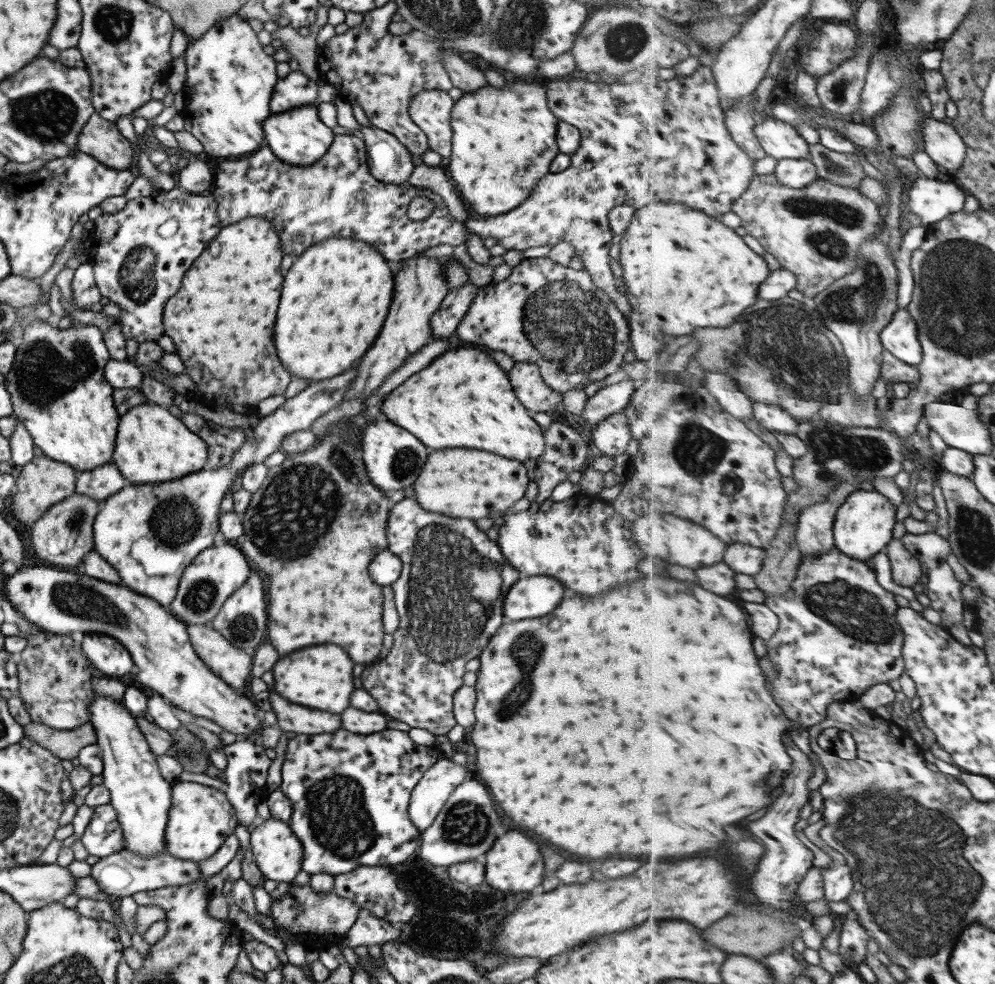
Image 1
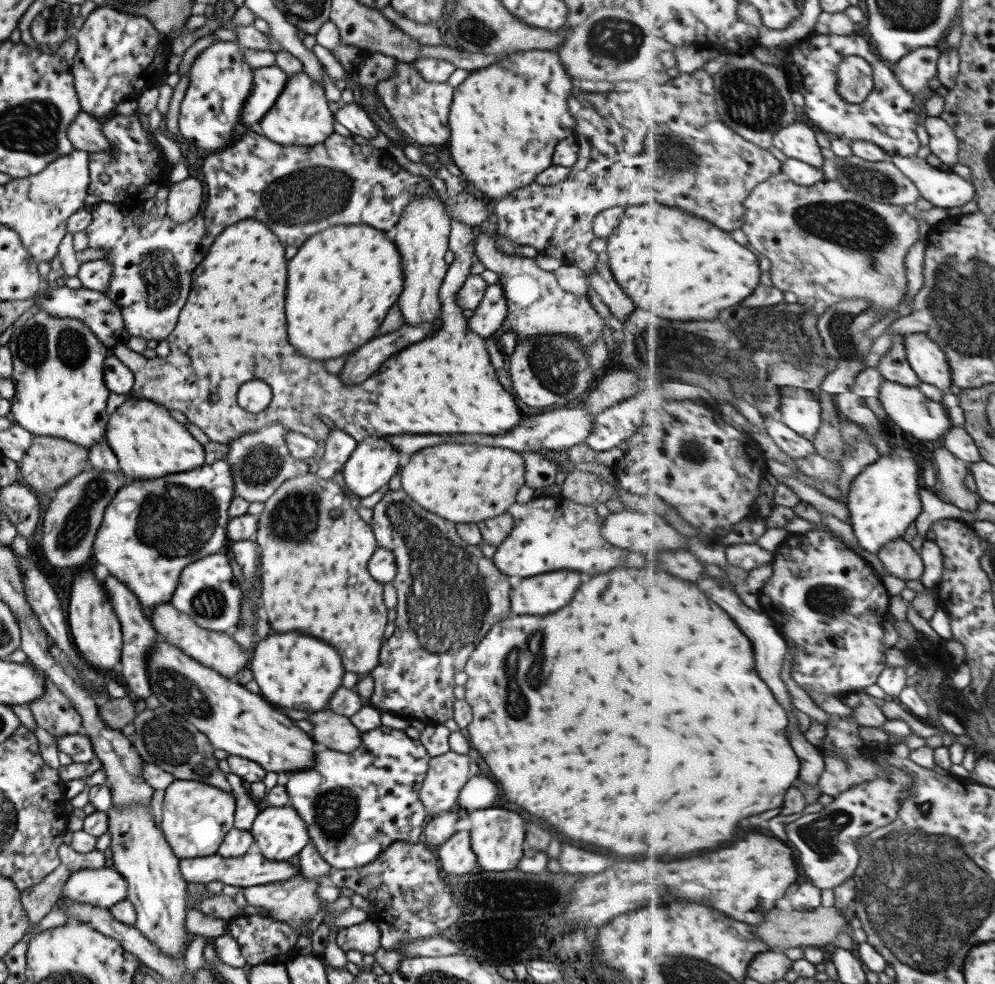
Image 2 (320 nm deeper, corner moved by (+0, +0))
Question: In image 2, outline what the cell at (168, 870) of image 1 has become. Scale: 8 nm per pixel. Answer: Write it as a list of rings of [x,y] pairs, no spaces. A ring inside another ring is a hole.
[[[256,851],[234,858],[223,858],[215,853],[205,857],[185,858],[179,860],[178,868],[183,881],[197,882],[204,886],[207,883],[217,881],[224,885],[227,884],[227,886],[252,887],[271,882],[283,882],[300,876],[298,866],[293,866],[287,860],[279,860],[279,862],[277,860],[265,860]]]

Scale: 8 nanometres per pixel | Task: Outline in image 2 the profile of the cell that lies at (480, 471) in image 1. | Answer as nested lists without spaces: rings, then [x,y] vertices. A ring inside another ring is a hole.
[[[439,444],[415,452],[409,462],[402,464],[400,489],[431,514],[454,524],[477,523],[486,518],[493,518],[507,513],[510,504],[515,502],[517,490],[524,484],[524,459],[513,450],[475,446],[475,444]]]

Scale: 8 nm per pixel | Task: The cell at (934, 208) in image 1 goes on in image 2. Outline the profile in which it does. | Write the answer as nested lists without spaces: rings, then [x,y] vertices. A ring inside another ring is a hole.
[[[894,154],[891,160],[918,186],[922,196],[939,208],[960,208],[977,194],[974,183],[959,176],[954,165],[931,166],[916,155]]]

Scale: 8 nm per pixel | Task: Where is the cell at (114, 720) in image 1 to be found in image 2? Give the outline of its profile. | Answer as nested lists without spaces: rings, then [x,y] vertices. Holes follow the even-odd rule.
[[[133,805],[133,807],[112,807],[106,814],[108,816],[107,834],[111,838],[109,847],[111,849],[111,861],[114,869],[126,882],[126,899],[134,906],[136,920],[133,927],[155,945],[163,954],[182,960],[184,956],[183,945],[187,939],[187,930],[185,930],[186,903],[188,895],[186,894],[186,882],[179,874],[179,859],[173,855],[171,848],[167,845],[165,837],[161,830],[155,827],[152,819],[151,808],[143,805]]]

